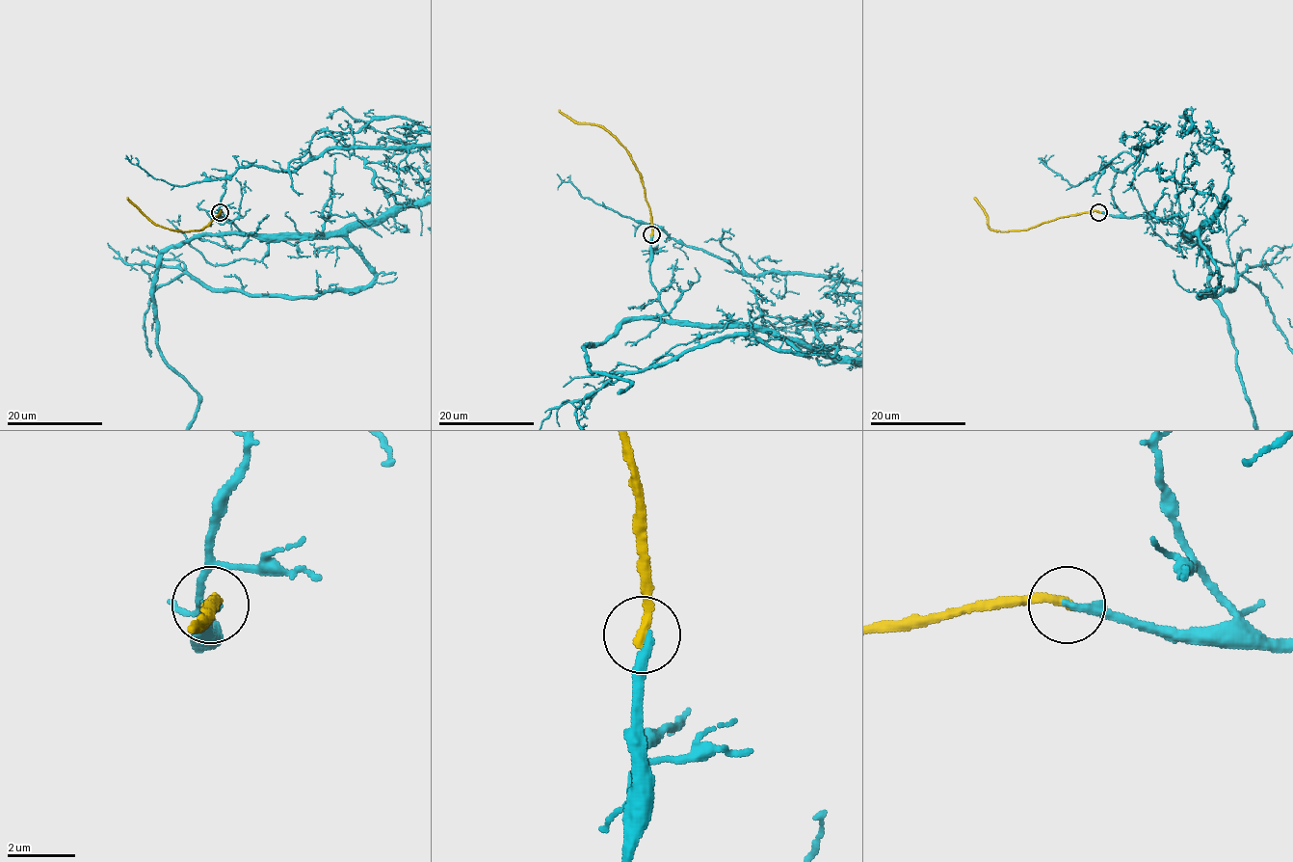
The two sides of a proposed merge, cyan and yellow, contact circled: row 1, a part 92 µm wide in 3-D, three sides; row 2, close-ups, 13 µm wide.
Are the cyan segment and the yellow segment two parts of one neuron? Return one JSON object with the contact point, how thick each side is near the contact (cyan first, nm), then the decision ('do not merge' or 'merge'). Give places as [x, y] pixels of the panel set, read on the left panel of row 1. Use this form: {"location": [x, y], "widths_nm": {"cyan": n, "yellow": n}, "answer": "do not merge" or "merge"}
{"location": [220, 212], "widths_nm": {"cyan": 280, "yellow": 280}, "answer": "do not merge"}

